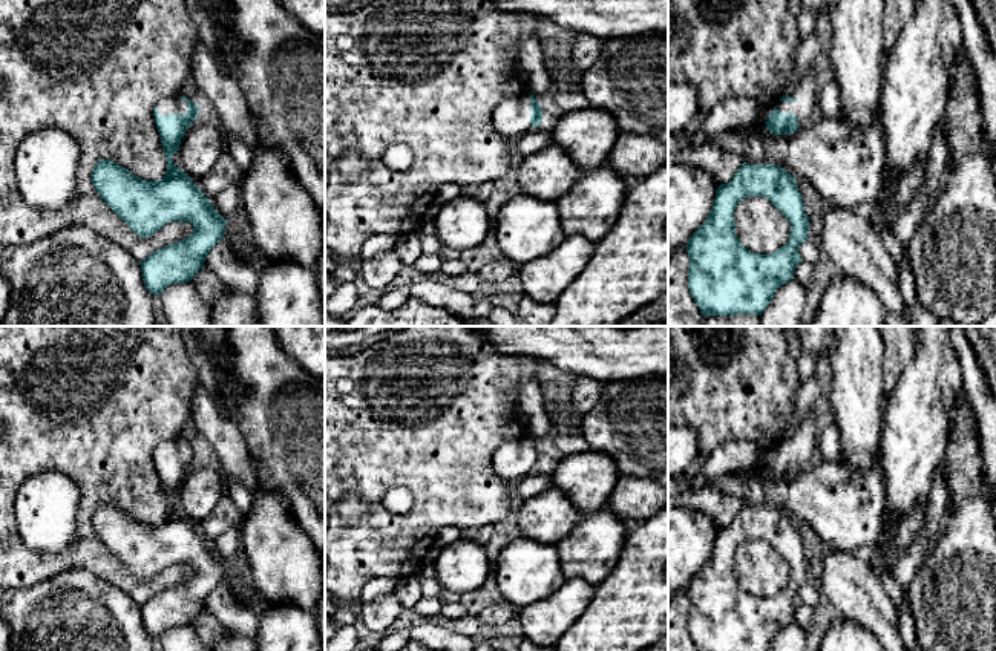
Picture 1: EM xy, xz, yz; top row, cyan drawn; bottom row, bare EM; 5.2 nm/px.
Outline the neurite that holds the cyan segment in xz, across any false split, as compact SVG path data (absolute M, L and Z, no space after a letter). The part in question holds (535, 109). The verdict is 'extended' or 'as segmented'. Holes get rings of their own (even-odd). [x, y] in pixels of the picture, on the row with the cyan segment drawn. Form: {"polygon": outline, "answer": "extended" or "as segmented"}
{"polygon": "M529 92L504 100L492 113L493 129L507 139L529 133L541 121L542 107Z", "answer": "extended"}

